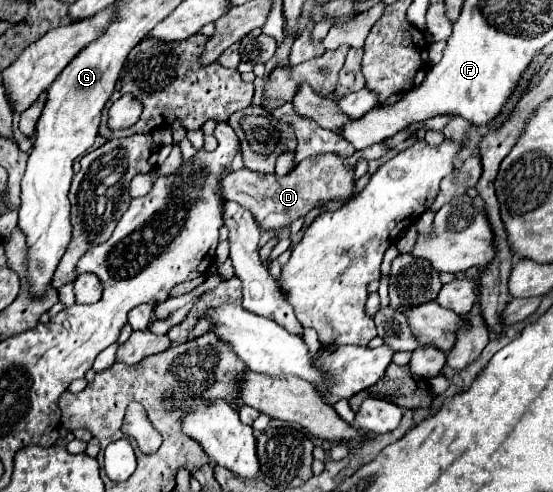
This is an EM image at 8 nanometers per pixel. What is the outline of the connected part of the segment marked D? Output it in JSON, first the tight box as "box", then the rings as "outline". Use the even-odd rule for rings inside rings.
{"box":[224,152,354,232],"outline":[[[330,152],[302,160],[284,176],[262,174],[248,168],[236,170],[224,178],[224,196],[248,208],[264,230],[278,232],[288,228],[294,220],[306,216],[318,206],[318,202],[348,202],[354,194],[354,186],[354,168],[344,164],[344,156]]]}

